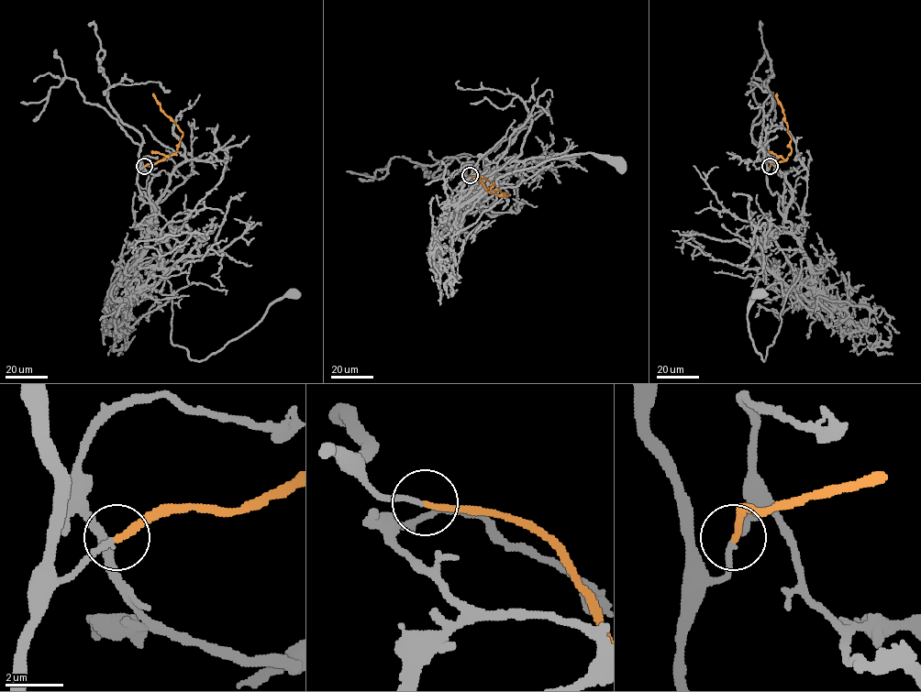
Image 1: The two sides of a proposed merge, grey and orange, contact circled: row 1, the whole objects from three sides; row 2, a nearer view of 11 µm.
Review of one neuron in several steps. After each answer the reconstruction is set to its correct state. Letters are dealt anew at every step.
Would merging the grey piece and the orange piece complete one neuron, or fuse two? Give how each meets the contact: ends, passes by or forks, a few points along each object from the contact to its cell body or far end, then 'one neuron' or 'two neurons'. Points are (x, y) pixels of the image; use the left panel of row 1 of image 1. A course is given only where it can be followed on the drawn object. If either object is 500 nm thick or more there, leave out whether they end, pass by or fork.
grey ends | orange ends | grey via (144, 166), (137, 184), (156, 221), (141, 259), (163, 265), (173, 345), (193, 359), (206, 358), (294, 292) | orange via (145, 166), (172, 155), (183, 136), (153, 93) | one neuron

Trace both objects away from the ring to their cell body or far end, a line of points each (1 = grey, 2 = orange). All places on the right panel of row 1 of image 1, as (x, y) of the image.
1: (770, 166), (770, 192), (779, 193), (779, 211), (807, 259), (801, 259), (764, 361), (747, 319), (758, 292)
2: (770, 166), (785, 160), (791, 151), (791, 137), (776, 93)

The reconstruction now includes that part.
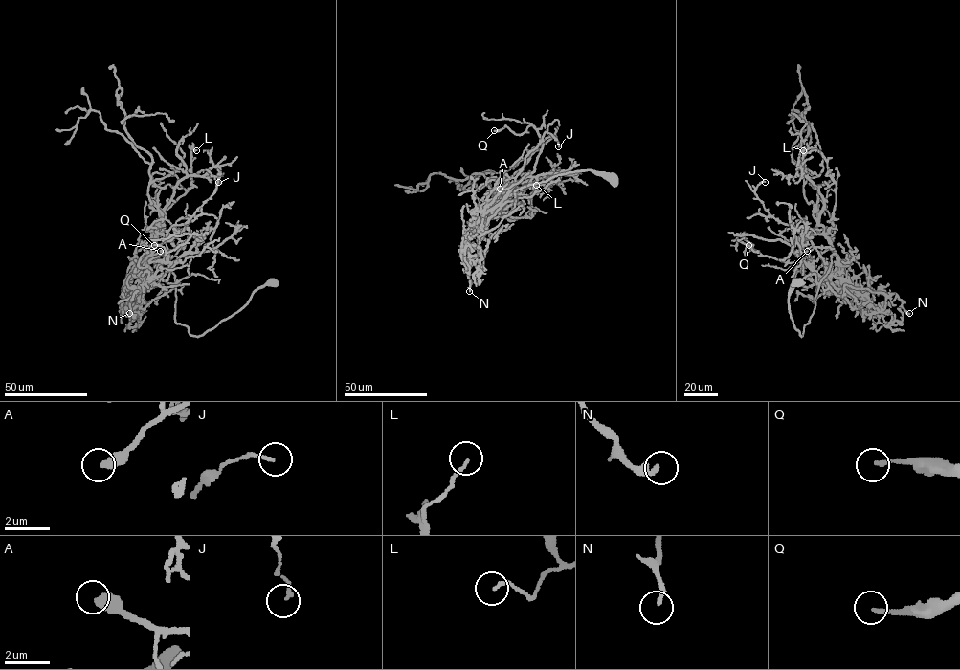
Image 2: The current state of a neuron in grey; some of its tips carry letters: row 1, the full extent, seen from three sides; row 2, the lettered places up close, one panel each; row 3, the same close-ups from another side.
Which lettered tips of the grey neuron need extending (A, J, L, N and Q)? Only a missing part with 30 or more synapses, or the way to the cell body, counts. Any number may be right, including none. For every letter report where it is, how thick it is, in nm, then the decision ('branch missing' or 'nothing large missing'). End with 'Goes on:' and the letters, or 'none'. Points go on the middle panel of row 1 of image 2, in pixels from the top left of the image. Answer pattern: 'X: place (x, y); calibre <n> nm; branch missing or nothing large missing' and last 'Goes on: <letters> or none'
A: place (500, 189); calibre 420 nm; nothing large missing
J: place (558, 146); calibre 130 nm; nothing large missing
L: place (536, 185); calibre 120 nm; nothing large missing
N: place (469, 291); calibre 280 nm; nothing large missing
Q: place (494, 130); calibre 150 nm; nothing large missing
Goes on: none

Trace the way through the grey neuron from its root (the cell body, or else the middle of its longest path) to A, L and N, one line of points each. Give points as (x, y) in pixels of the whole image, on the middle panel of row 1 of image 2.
A: (613, 178), (590, 169), (559, 174), (518, 189), (509, 213), (480, 220), (511, 187), (500, 189)
L: (613, 178), (590, 169), (559, 174), (518, 189), (510, 212), (491, 217), (494, 211), (530, 218), (536, 185)
N: (613, 178), (586, 169), (518, 189), (509, 213), (465, 233), (469, 291)

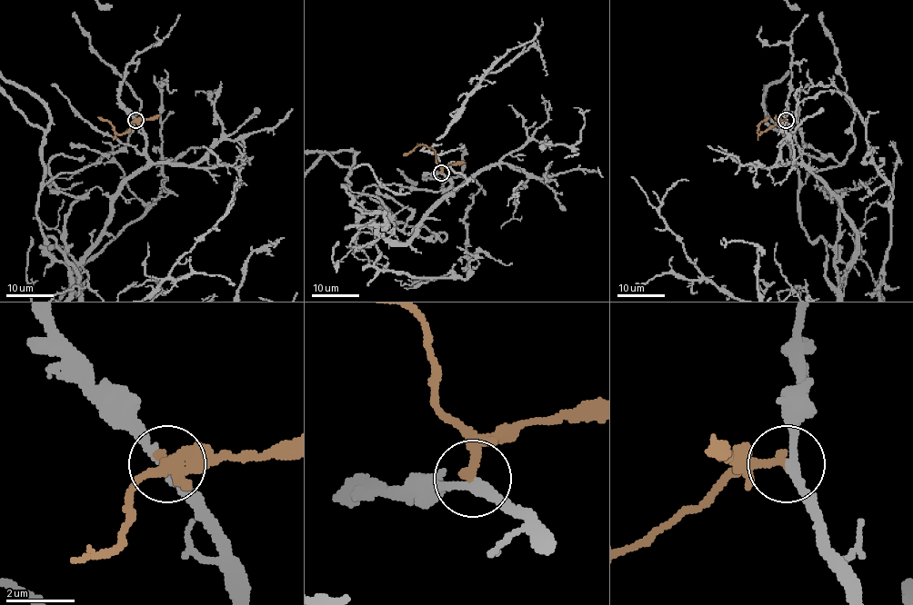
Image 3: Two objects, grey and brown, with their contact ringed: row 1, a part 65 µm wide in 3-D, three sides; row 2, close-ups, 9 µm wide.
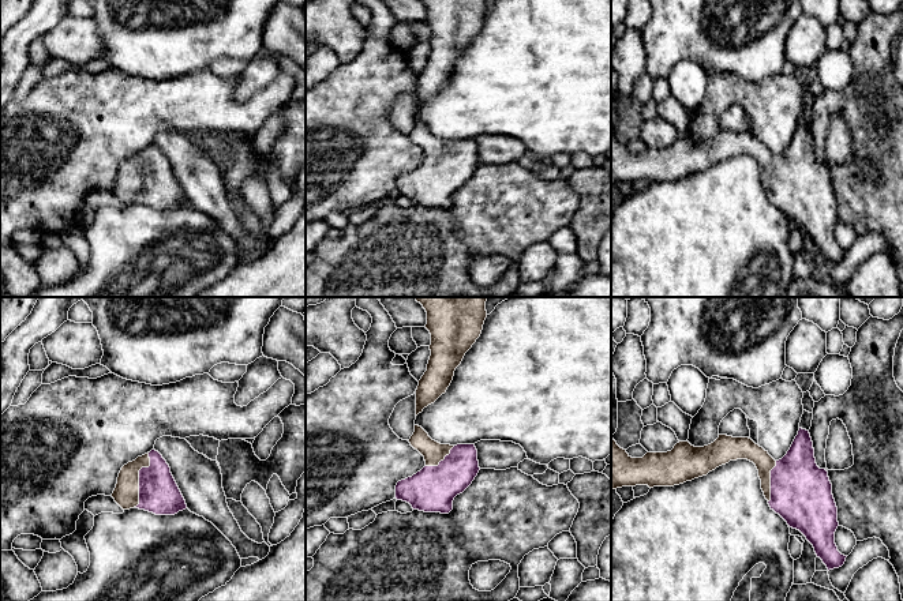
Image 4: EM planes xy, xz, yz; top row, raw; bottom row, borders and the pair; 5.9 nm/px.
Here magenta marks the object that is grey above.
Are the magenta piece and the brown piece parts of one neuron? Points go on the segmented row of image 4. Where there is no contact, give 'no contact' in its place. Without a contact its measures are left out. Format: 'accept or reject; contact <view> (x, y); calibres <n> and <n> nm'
accept; contact xy (139, 479); calibres 240 and 150 nm

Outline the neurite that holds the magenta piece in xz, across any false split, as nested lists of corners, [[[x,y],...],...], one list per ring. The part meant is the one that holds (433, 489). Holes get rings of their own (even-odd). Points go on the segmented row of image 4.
[[[415,425],[409,443],[424,457],[426,466],[412,477],[397,482],[396,499],[409,503],[413,510],[449,514],[454,497],[472,484],[480,470],[475,444],[441,444],[419,425]]]

